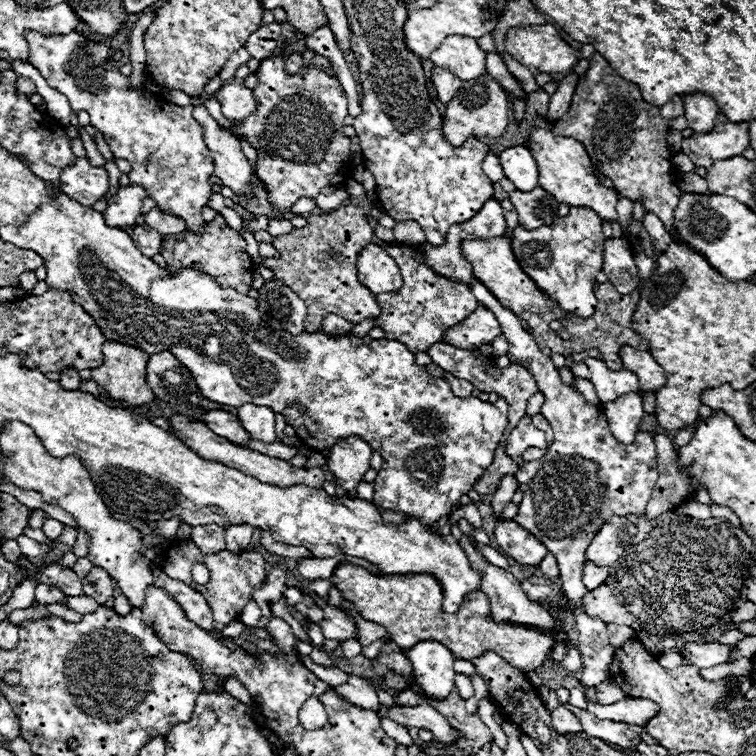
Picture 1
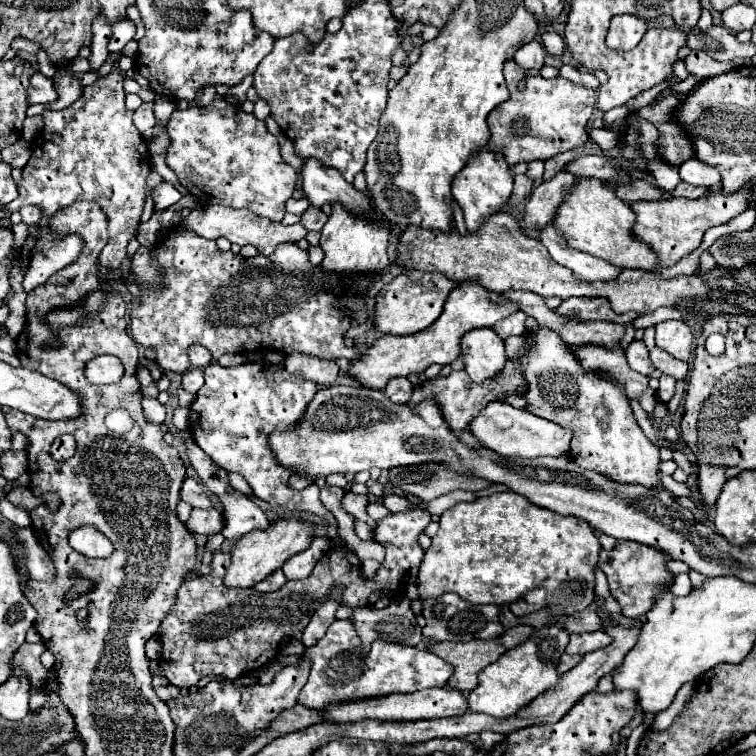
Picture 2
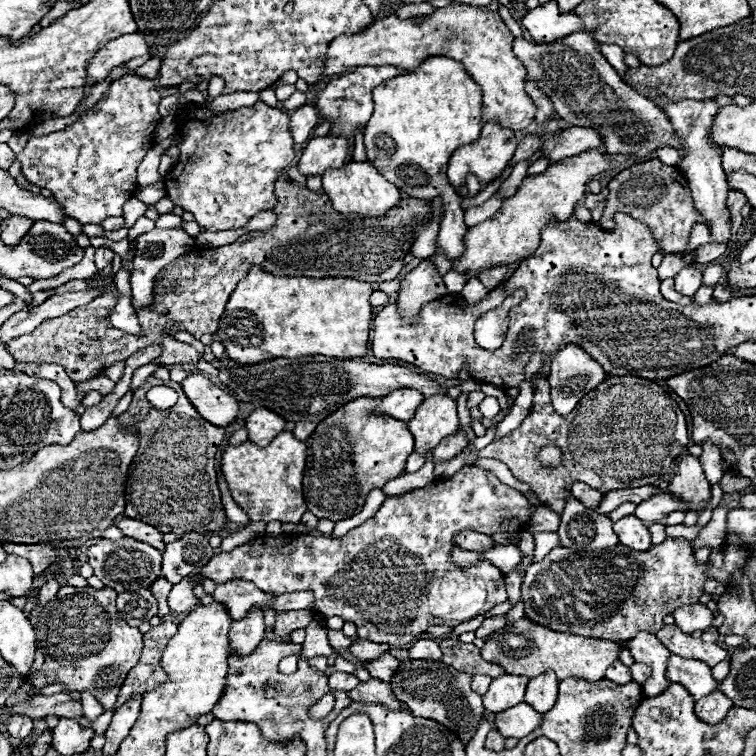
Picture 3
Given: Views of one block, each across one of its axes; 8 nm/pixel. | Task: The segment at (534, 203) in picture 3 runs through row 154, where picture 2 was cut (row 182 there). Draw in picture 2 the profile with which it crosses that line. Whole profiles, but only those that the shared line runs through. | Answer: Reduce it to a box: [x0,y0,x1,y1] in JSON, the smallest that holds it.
[552,178,754,278]

